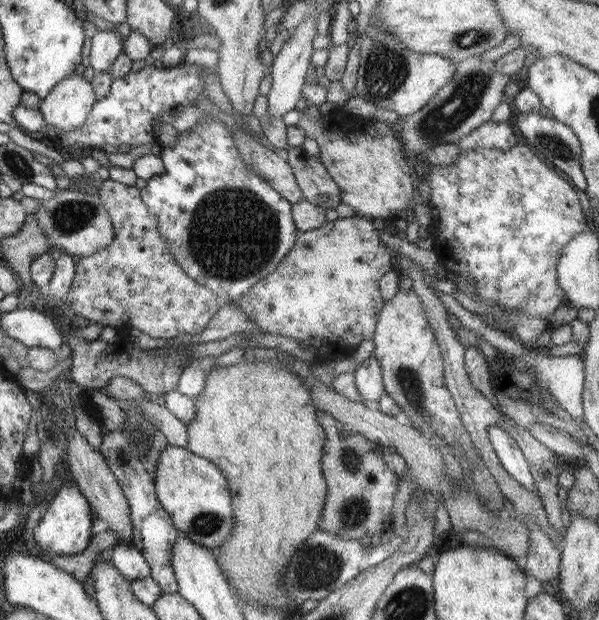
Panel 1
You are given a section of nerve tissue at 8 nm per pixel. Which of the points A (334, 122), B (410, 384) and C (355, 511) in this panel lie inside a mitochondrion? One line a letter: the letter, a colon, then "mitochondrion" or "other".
A: other
B: mitochondrion
C: mitochondrion

